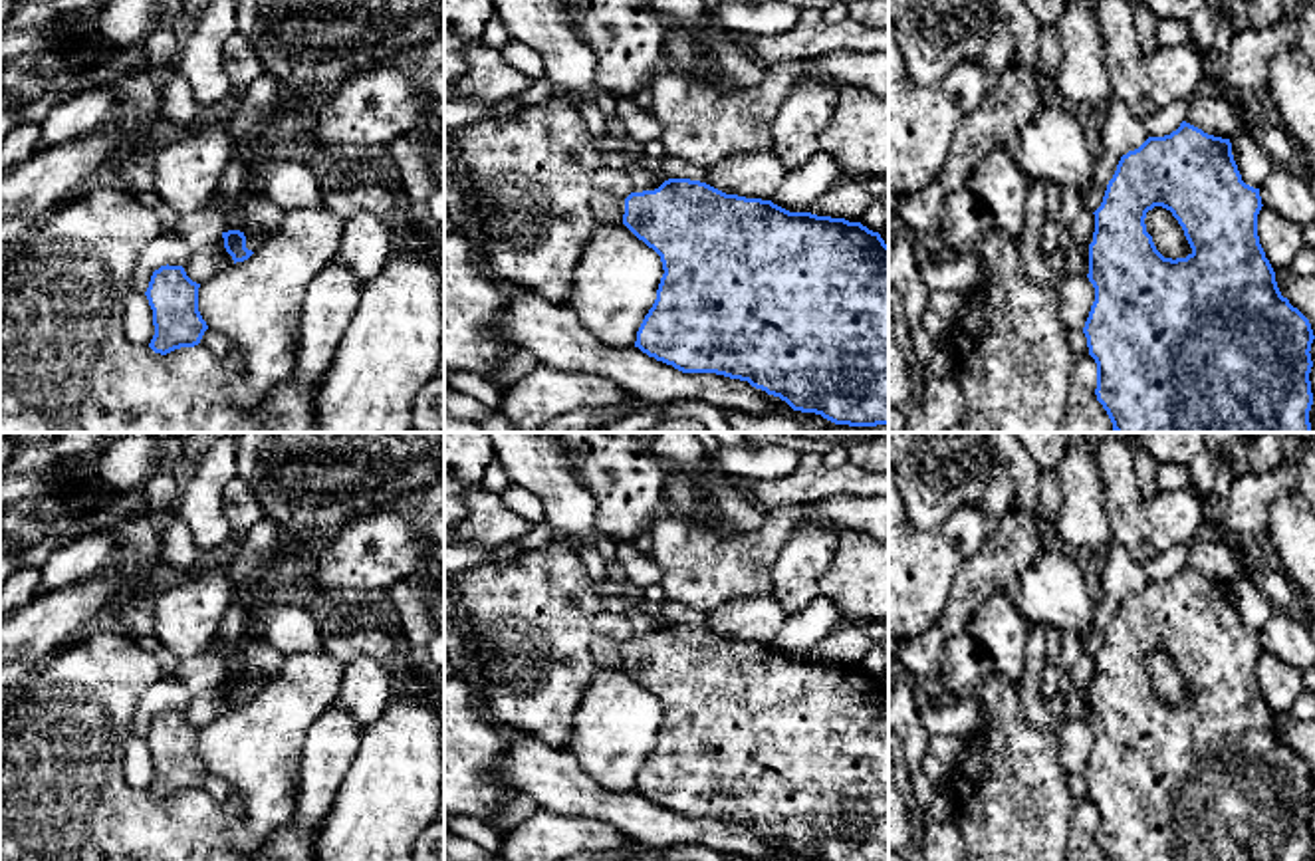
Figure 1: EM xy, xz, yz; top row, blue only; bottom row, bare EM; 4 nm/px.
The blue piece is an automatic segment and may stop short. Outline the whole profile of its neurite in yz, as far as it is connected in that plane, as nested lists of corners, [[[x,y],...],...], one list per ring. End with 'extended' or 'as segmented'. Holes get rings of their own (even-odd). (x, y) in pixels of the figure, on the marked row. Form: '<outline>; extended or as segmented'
[[[1182,121],[1176,131],[1164,137],[1148,137],[1138,149],[1121,157],[1113,179],[1107,184],[1101,206],[1095,214],[1093,242],[1089,244],[1089,282],[1095,288],[1095,302],[1085,321],[1089,355],[1097,363],[1097,401],[1107,411],[1115,432],[1311,432],[1309,411],[1313,405],[1309,373],[1311,343],[1315,339],[1309,319],[1281,296],[1275,272],[1265,258],[1257,236],[1257,214],[1261,210],[1259,188],[1242,181],[1232,155],[1230,139],[1214,137]],[[1162,206],[1172,212],[1192,248],[1186,258],[1164,258],[1152,236],[1146,232],[1146,212]]]; as segmented

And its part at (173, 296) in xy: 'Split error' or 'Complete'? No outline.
Complete

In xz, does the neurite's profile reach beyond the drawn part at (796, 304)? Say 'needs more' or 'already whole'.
already whole

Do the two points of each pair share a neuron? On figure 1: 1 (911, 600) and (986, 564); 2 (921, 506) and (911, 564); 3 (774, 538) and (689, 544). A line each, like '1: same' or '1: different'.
1: different
2: different
3: same

